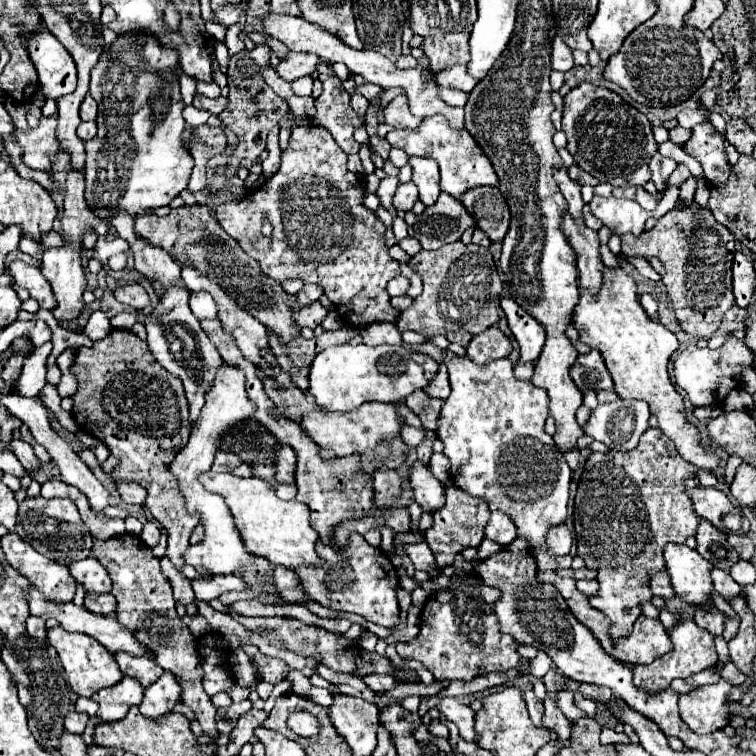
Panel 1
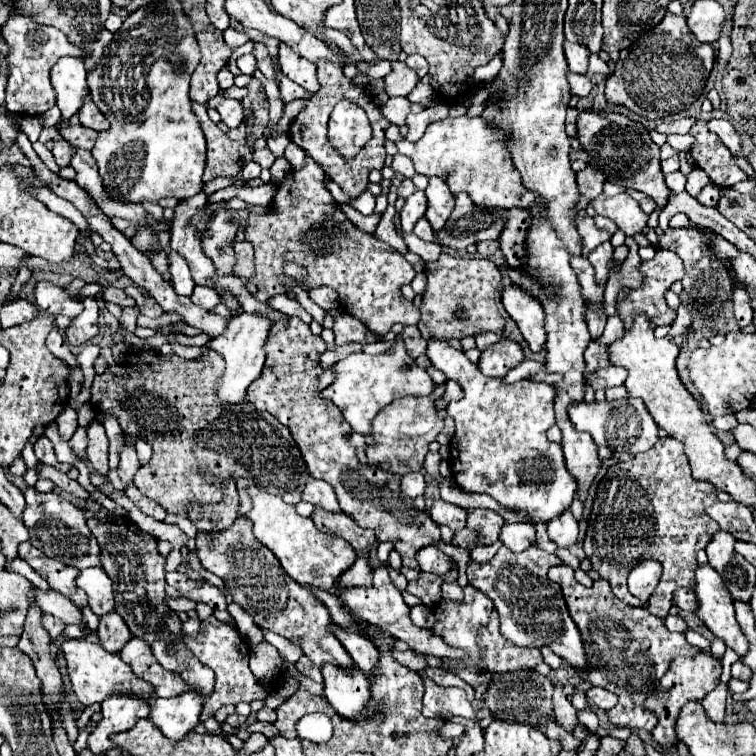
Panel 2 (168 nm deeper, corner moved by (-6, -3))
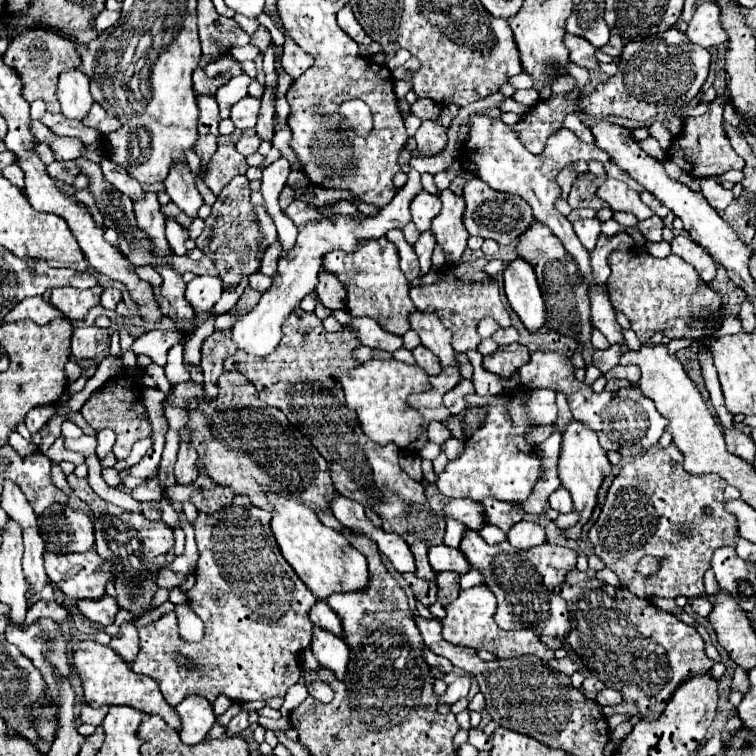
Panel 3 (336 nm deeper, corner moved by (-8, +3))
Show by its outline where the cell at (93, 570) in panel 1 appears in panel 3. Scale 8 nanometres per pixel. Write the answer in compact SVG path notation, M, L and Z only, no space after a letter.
M104 595L100 601L86 601L86 599L76 601L76 607L86 619L100 625L114 623L114 617L118 613L118 605L110 595Z

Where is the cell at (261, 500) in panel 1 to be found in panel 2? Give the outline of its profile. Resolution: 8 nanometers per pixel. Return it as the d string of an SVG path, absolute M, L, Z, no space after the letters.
M254 487L252 507L254 509L250 509L244 517L254 523L256 539L260 539L264 547L268 547L276 555L284 571L298 583L328 591L338 581L338 577L354 563L356 553L344 539L318 531L308 517L300 517L294 505L284 503L282 499L278 499L278 495L270 495Z

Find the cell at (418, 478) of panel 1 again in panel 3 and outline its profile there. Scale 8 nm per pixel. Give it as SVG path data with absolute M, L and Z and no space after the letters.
M452 499L444 507L444 513L446 513L446 517L464 523L472 531L480 531L486 523L484 513L482 513L482 505L472 499Z

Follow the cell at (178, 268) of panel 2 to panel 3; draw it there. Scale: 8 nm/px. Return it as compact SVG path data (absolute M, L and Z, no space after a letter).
M166 219L166 239L170 243L170 249L176 255L186 255L186 239L188 239L188 229L184 229L180 223L176 223L174 219Z

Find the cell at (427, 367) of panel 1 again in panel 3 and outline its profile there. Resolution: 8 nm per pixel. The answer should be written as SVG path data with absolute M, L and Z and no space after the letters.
M418 345L418 347L412 351L412 355L414 355L416 363L418 363L428 375L434 375L434 373L440 373L440 371L442 371L440 361L436 361L436 355L434 355L430 349L426 349L424 345Z

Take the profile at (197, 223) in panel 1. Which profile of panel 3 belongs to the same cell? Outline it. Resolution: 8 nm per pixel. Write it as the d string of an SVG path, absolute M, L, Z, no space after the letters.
M322 271L320 273L320 283L318 283L318 299L324 307L336 311L336 309L344 309L344 301L346 301L346 289L340 283L340 279L334 273Z

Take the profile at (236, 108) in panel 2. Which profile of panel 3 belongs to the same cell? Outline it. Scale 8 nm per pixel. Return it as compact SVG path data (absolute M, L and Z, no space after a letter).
M244 97L242 101L238 101L234 107L232 107L232 115L230 119L234 121L234 125L238 129L252 129L256 127L256 119L258 119L258 113L260 113L260 99L254 99L254 97Z

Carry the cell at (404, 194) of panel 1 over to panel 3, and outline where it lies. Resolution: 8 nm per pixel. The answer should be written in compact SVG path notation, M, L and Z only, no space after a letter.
M426 191L416 195L416 199L410 205L410 211L412 211L412 221L414 221L414 225L418 227L420 233L430 229L432 219L440 215L440 209L442 209L442 205L440 205L438 197L434 197Z

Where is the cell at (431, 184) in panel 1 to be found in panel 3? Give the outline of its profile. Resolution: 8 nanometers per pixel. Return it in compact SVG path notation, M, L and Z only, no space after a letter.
M448 189L440 195L442 213L432 221L432 233L436 237L436 245L446 253L446 265L456 265L466 251L468 231L464 229L464 199L450 193Z

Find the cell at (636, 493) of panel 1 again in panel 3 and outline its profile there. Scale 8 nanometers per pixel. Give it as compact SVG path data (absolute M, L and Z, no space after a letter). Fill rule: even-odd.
M674 443L668 449L660 449L654 445L644 453L644 457L638 457L620 469L608 491L602 513L588 533L588 539L594 545L596 555L606 563L606 567L612 569L622 579L624 583L622 587L630 589L634 595L642 599L650 597L676 599L678 595L684 595L688 599L700 597L704 595L702 579L704 573L710 569L712 553L718 547L732 545L736 535L736 517L724 509L724 489L726 481L722 477L690 475L684 469L680 451L676 449ZM644 555L652 555L660 563L660 569L654 575L644 577L642 573L636 571L636 565Z

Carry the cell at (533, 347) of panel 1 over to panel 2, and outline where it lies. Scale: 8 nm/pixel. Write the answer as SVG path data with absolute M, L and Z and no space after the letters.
M508 287L502 293L502 303L508 315L516 321L520 333L528 341L530 349L542 351L546 345L546 329L544 329L544 311L532 295L526 295L520 287Z

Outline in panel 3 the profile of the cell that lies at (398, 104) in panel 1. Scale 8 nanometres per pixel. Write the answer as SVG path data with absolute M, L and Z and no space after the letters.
M422 121L422 125L416 131L414 139L418 143L418 149L422 153L426 153L428 157L440 155L444 151L444 147L446 147L446 141L448 141L446 131L438 121Z

